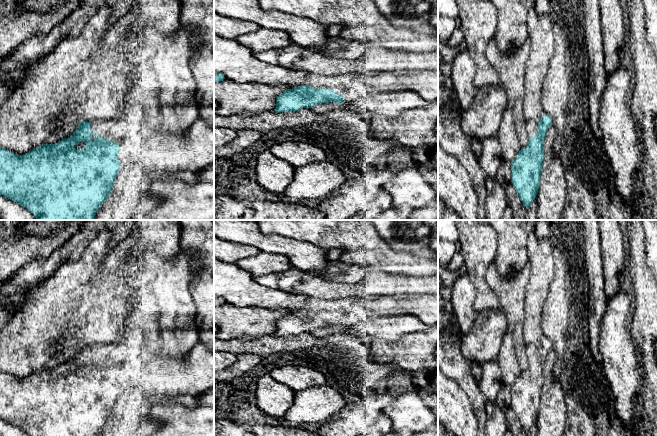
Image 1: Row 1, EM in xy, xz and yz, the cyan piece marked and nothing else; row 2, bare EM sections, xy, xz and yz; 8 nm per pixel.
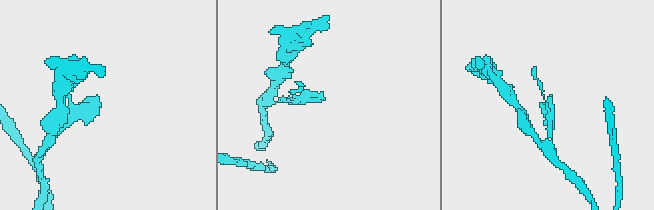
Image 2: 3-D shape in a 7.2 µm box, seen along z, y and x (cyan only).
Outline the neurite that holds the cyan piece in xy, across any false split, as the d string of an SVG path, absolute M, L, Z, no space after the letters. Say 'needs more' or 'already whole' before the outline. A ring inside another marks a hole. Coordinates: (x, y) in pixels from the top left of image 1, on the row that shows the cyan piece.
already whole; M80 121L70 137L55 144L44 144L23 155L0 147L0 195L25 207L37 220L93 220L120 170L120 147L115 141L99 138L95 132L92 135L91 128L91 122Z

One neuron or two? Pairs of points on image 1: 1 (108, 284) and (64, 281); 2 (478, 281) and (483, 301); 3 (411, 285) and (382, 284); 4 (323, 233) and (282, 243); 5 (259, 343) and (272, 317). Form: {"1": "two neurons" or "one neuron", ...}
{"1": "one neuron", "2": "one neuron", "3": "one neuron", "4": "two neurons", "5": "two neurons"}

